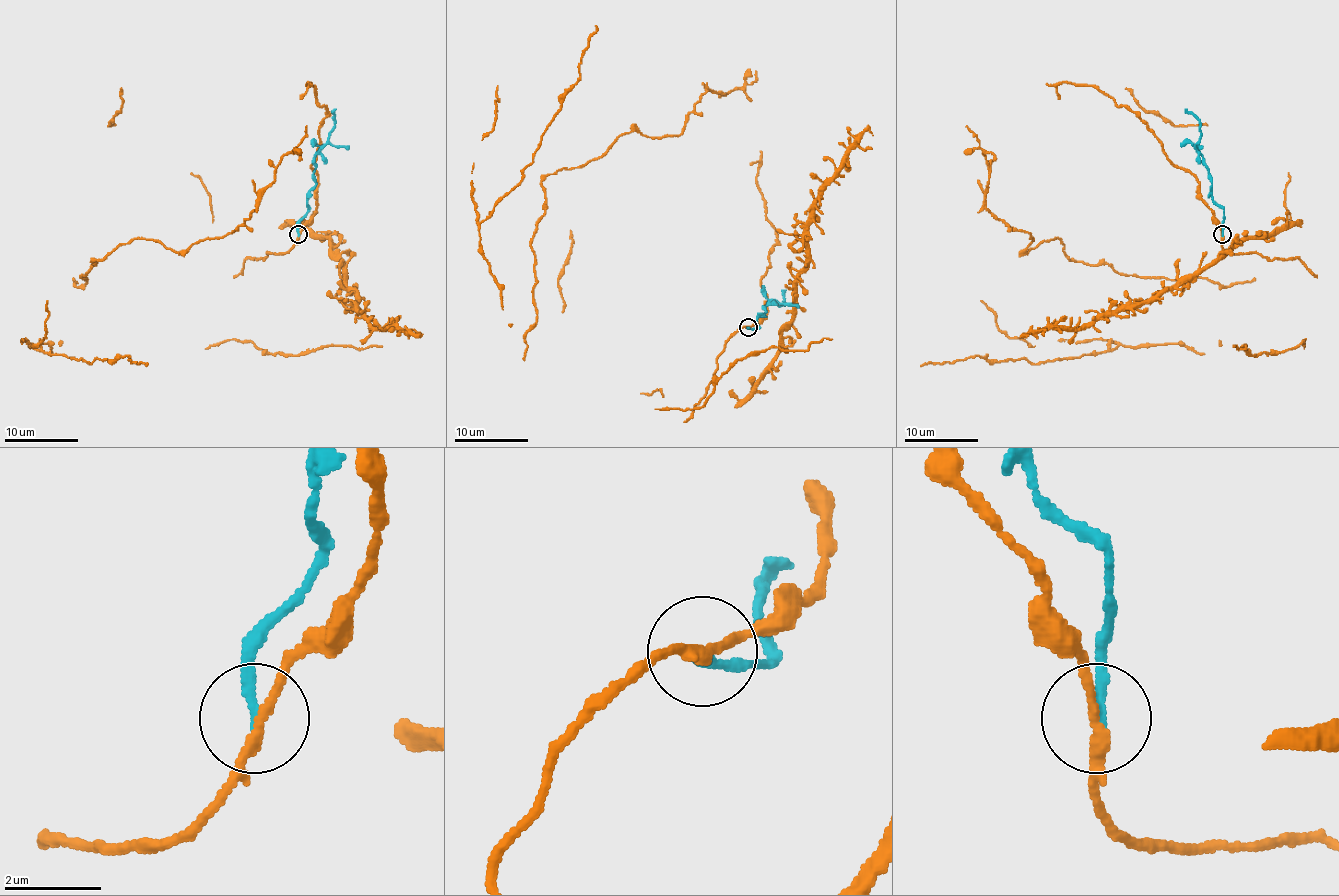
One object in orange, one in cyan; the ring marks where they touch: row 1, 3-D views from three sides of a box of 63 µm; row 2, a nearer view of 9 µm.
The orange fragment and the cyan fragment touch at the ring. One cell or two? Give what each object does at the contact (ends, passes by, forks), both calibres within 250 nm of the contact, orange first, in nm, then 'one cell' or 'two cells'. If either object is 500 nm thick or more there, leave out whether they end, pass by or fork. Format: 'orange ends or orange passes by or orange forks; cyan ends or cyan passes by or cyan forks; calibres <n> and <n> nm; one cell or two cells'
orange passes by; cyan ends; calibres 220 and 240 nm; two cells

